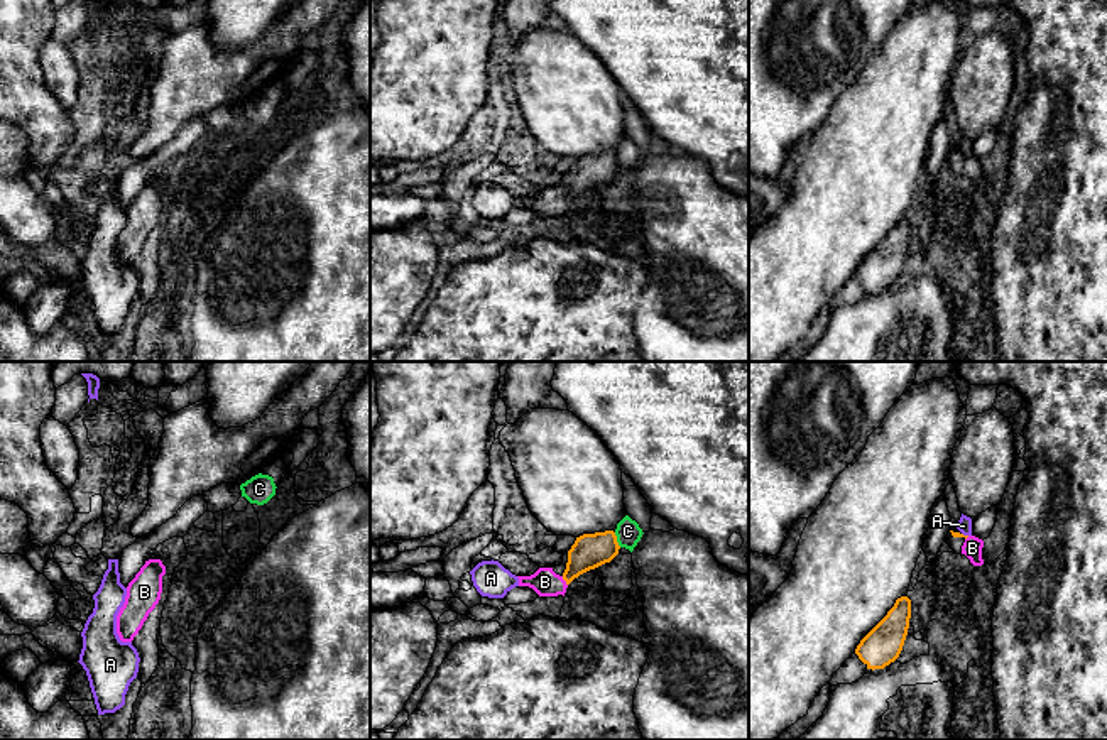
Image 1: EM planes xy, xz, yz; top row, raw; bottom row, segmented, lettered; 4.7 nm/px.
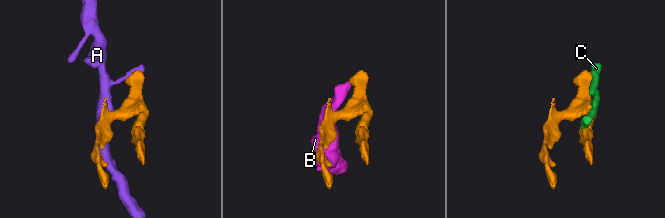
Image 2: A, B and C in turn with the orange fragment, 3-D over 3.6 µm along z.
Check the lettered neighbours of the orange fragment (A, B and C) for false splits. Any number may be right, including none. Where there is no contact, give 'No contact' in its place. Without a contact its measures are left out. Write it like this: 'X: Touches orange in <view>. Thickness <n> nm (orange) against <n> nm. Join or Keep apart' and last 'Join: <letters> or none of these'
A: Touches orange in yz. Thickness 30 nm (orange) against 70 nm. Keep apart
B: Touches orange in xz. Thickness 160 nm (orange) against 140 nm. Join
C: Touches orange in xz. Thickness 160 nm (orange) against 120 nm. Keep apart
Join: B

